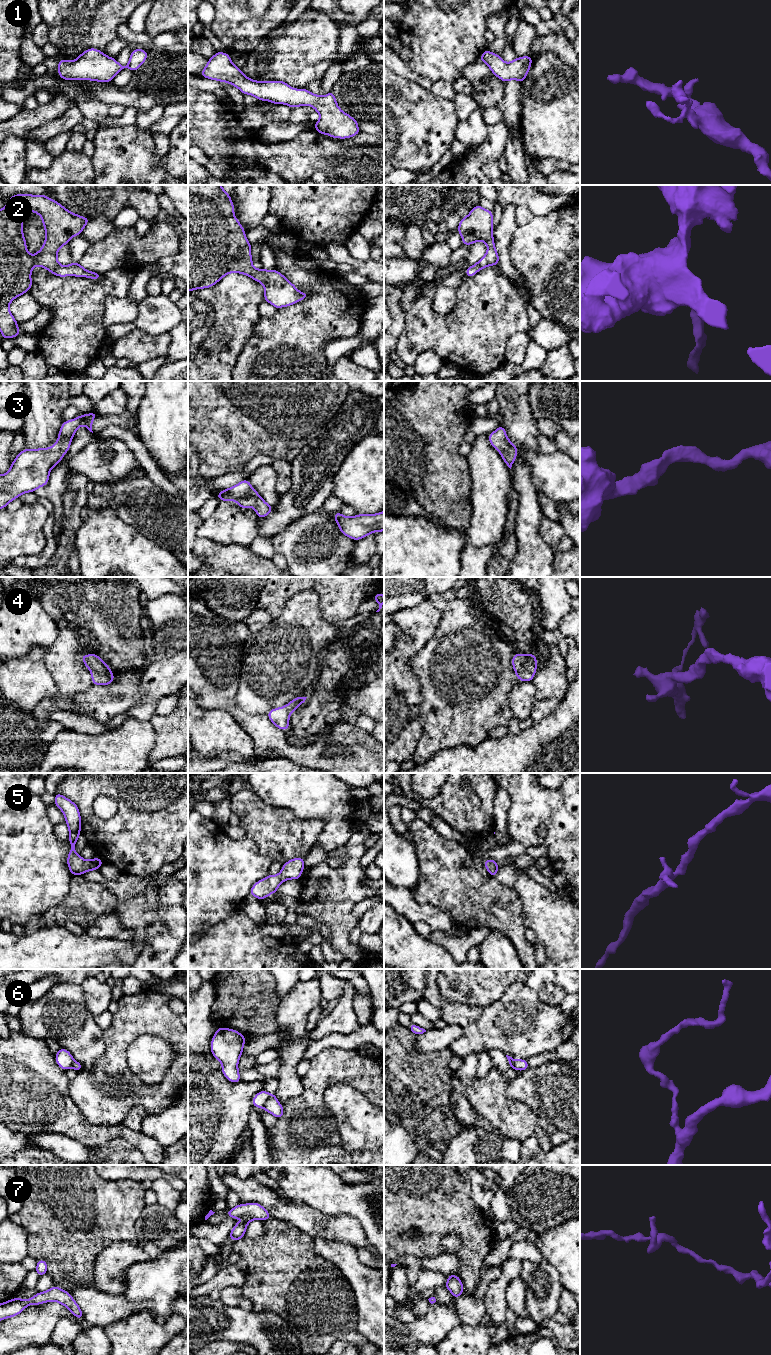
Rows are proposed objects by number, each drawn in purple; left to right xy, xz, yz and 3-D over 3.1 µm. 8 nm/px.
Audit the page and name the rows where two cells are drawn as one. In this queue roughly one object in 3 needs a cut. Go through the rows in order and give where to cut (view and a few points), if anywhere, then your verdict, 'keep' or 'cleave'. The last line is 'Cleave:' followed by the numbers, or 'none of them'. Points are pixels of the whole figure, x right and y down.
1: no cut | keep
2: no cut | keep
3: no cut | keep
4: no cut | keep
5: no cut | keep
6: xz (269, 1094), (264, 1108) | cleave
7: no cut | keep
Cleave: 6

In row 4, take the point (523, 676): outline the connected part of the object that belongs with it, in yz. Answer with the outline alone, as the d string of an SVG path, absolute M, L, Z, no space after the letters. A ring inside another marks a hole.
M514 654L512 658L512 666L517 678L521 682L531 682L534 678L535 672L537 671L536 661L536 654Z

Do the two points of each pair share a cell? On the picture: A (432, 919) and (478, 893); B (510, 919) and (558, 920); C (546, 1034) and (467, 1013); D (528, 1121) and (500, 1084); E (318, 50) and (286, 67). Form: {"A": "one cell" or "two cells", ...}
{"A": "two cells", "B": "two cells", "C": "one cell", "D": "one cell", "E": "one cell"}

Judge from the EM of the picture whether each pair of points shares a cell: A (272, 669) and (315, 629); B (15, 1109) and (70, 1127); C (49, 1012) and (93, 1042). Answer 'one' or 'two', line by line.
A: one
B: one
C: one

